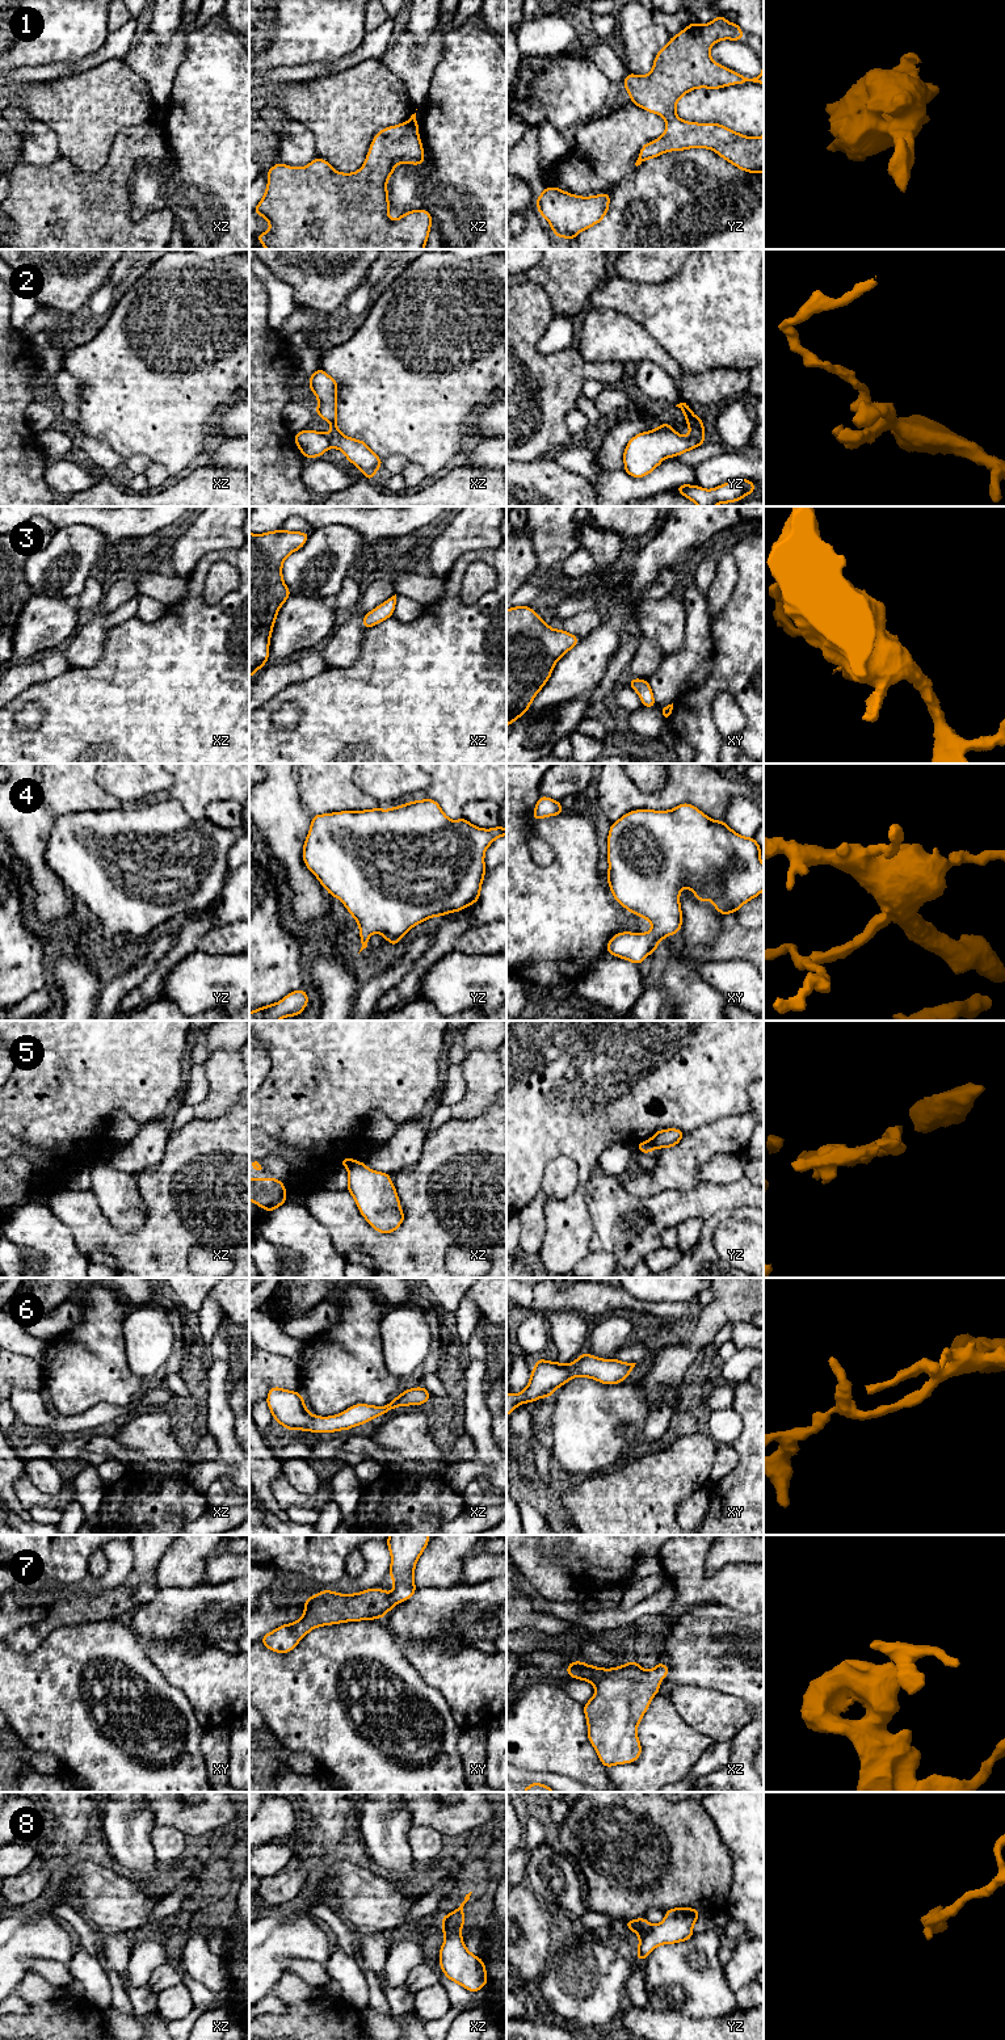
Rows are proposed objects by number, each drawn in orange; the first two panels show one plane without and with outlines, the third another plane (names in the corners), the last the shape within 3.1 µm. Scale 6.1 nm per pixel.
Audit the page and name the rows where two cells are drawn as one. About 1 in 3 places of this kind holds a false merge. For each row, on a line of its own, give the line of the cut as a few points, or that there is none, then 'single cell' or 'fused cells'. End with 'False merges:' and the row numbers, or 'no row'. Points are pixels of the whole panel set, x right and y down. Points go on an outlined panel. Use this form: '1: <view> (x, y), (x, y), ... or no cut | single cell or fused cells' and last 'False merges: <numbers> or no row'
1: no cut | single cell
2: yz (690, 433), (703, 437) | fused cells
3: no cut | single cell
4: no cut | single cell
5: yz (648, 1140), (652, 1148) | fused cells
6: no cut | single cell
7: no cut | single cell
8: yz (652, 1926), (639, 1937) | fused cells
False merges: 2, 5, 8

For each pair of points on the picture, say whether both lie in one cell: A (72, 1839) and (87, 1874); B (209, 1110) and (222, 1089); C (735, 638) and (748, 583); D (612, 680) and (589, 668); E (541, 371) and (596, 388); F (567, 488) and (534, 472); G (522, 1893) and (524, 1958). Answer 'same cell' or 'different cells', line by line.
A: different cells
B: same cell
C: same cell
D: different cells
E: different cells
F: same cell
G: same cell

